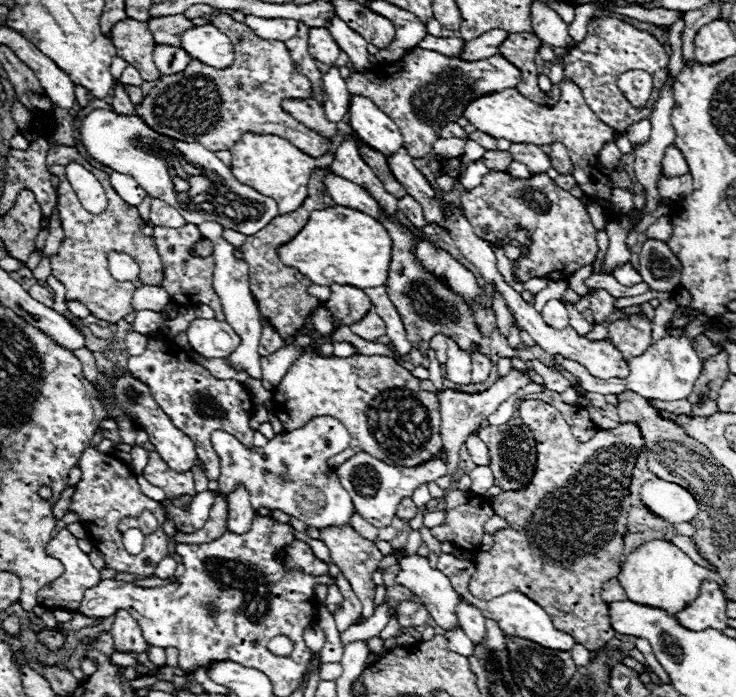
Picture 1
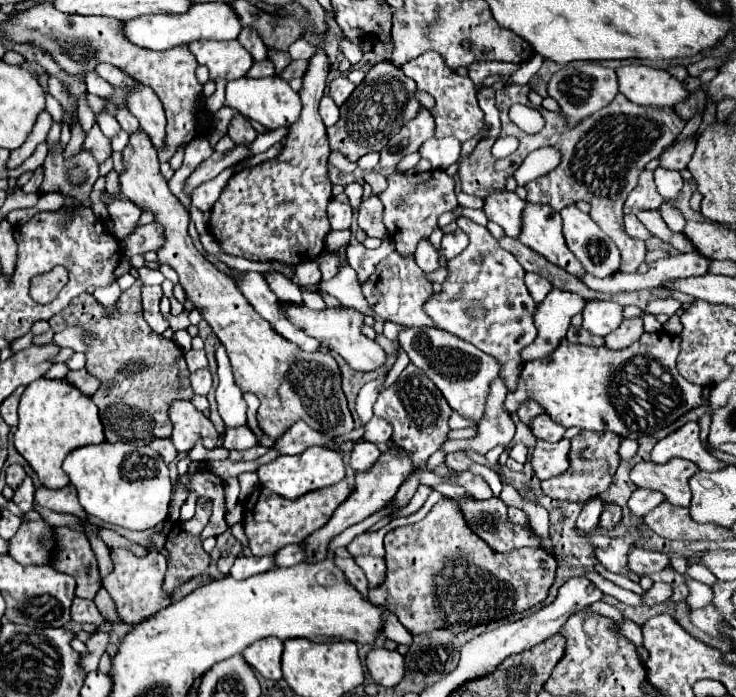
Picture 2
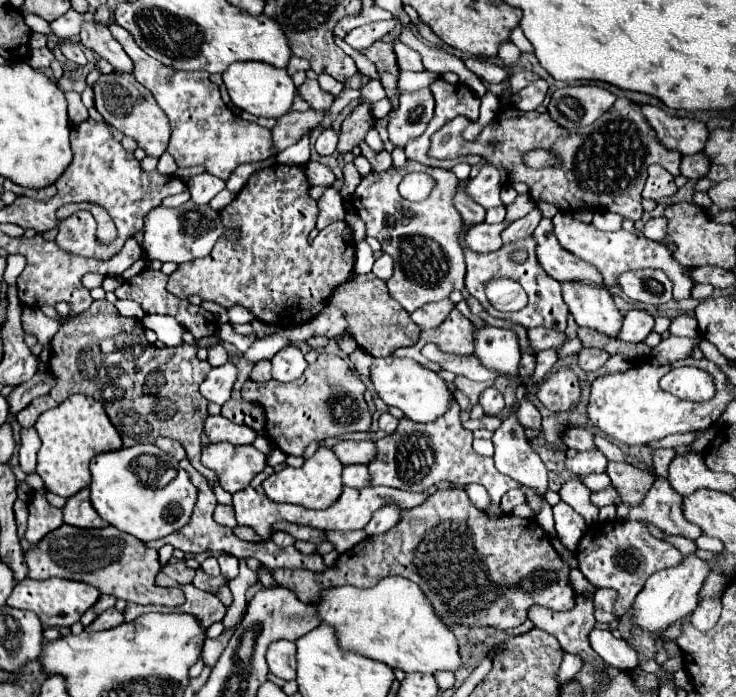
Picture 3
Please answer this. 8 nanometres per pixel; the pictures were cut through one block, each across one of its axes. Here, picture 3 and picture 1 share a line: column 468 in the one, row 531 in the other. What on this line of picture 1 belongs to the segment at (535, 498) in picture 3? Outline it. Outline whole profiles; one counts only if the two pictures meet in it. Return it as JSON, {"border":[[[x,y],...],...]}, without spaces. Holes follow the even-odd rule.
{"border":[[[472,496],[464,506],[452,508],[446,514],[444,524],[432,528],[432,536],[440,542],[446,540],[462,550],[478,550],[480,540],[484,536],[484,524],[494,516],[488,500],[482,496]]]}

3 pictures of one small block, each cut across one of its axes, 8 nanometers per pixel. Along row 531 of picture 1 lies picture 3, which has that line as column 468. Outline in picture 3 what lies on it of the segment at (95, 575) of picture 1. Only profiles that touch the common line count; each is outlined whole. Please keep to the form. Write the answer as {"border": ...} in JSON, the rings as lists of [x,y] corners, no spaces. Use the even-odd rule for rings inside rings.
{"border":[[[470,58],[470,60],[466,60],[464,64],[466,64],[472,72],[476,72],[478,78],[482,78],[482,80],[486,80],[486,82],[500,84],[500,82],[504,82],[504,80],[510,76],[506,68],[500,68],[500,66],[492,64],[492,62],[486,62],[486,60],[480,60],[480,58],[476,58],[476,60]]]}

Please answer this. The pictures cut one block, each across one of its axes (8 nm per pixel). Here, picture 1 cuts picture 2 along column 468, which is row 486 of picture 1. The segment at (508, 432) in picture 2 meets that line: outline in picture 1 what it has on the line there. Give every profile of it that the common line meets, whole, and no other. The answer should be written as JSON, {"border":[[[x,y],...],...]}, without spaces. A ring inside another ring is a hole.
{"border":[[[512,370],[508,376],[500,378],[496,384],[492,384],[488,390],[480,392],[480,394],[462,394],[462,392],[454,392],[454,390],[444,390],[440,398],[440,404],[442,404],[442,446],[446,450],[446,464],[448,464],[448,474],[444,474],[442,478],[436,480],[436,484],[442,488],[442,490],[448,490],[452,480],[454,480],[454,472],[458,468],[458,452],[462,448],[462,444],[466,442],[468,434],[478,430],[480,424],[484,420],[488,420],[488,416],[504,402],[508,400],[516,390],[524,388],[526,384],[530,384],[528,376],[524,374],[518,374],[516,370]]]}

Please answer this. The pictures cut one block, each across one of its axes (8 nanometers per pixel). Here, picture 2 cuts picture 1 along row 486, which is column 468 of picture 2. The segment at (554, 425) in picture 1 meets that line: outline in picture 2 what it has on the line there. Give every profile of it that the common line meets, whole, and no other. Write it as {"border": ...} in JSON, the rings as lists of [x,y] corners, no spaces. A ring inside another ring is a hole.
{"border":[[[442,498],[430,514],[412,526],[402,526],[386,534],[386,580],[376,588],[368,588],[368,600],[398,616],[398,620],[412,632],[424,634],[438,628],[464,632],[478,624],[496,622],[510,614],[526,612],[546,600],[550,586],[556,578],[556,558],[542,548],[518,548],[514,552],[498,554],[466,524],[460,504]]]}

